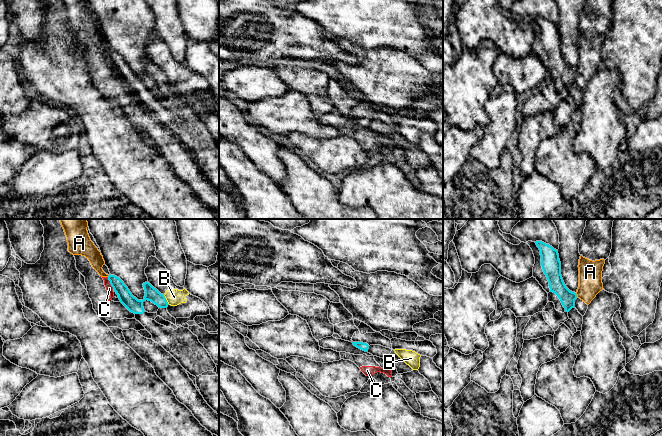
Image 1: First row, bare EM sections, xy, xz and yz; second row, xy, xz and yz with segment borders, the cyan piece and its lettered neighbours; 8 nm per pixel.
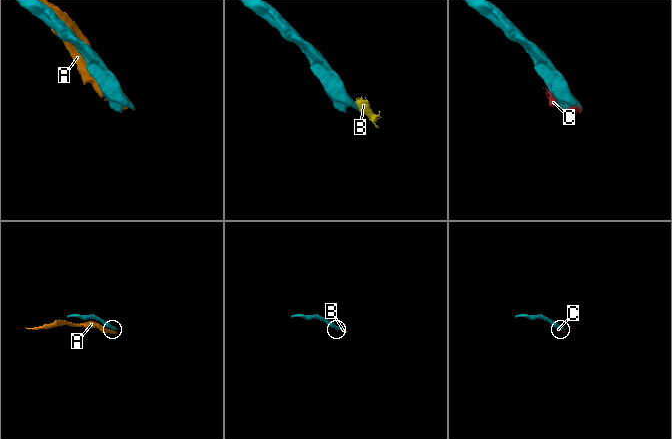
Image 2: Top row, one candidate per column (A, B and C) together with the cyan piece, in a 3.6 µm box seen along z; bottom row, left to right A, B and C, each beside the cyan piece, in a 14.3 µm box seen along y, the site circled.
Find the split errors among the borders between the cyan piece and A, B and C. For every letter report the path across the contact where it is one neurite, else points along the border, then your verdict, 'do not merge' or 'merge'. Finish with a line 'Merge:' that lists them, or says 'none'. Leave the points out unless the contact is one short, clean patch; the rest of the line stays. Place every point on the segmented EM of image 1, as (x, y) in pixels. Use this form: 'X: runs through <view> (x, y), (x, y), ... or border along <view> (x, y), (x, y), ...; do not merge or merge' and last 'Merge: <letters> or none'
A: border along yz (575, 293), (577, 296); do not merge
B: border along xy (163, 295), (169, 304); do not merge
C: border along xy (107, 277), (113, 288); do not merge
Merge: none

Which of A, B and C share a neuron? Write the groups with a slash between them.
A C / B

